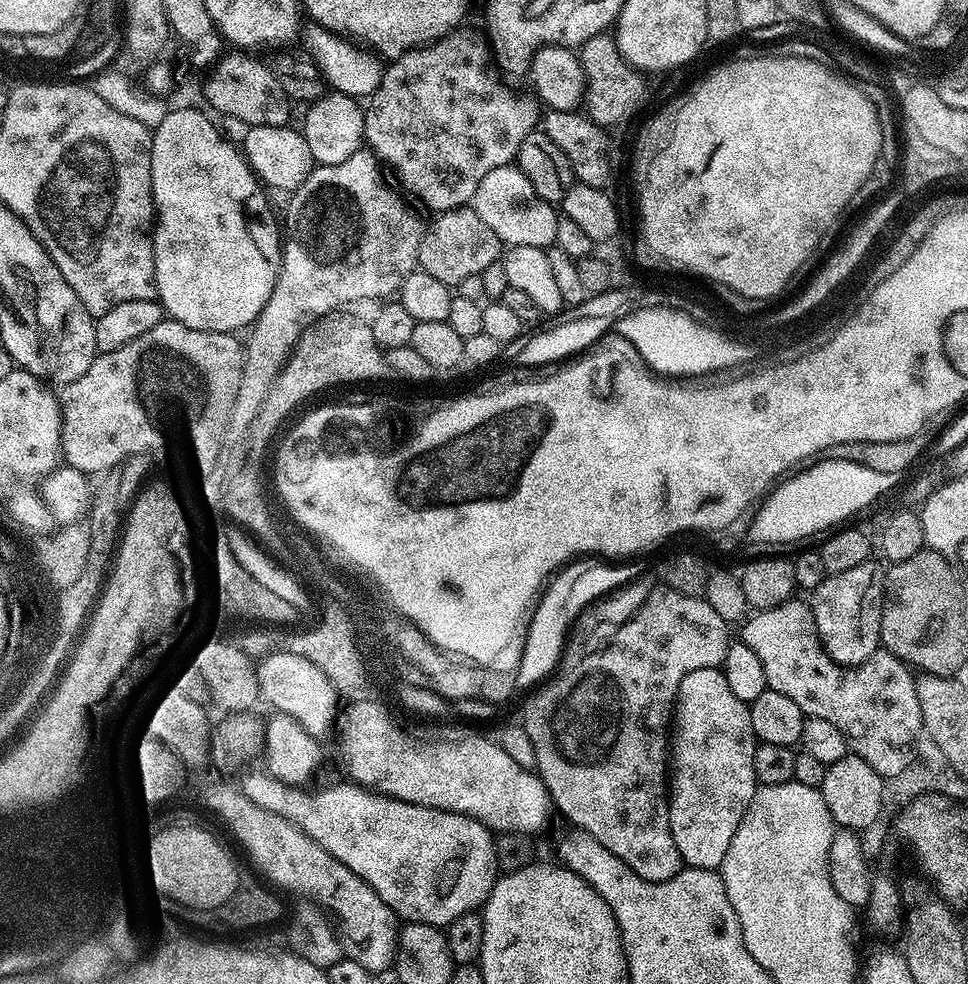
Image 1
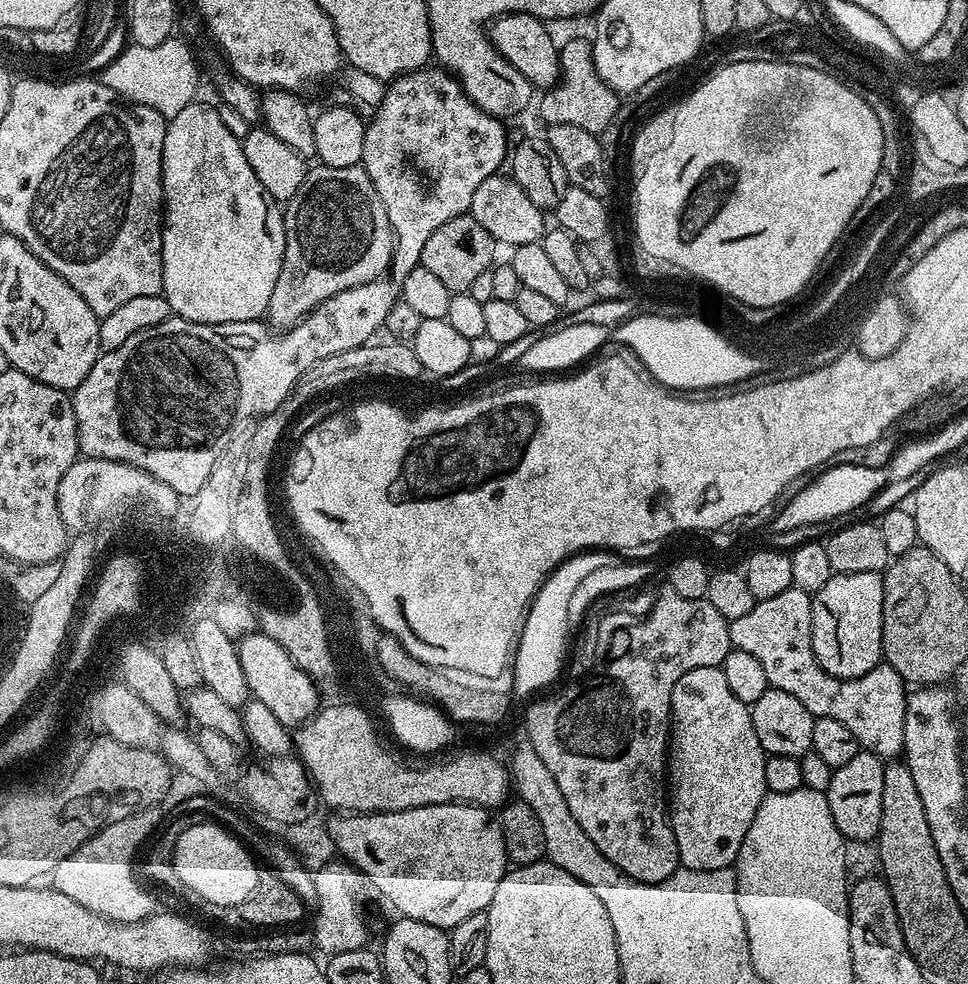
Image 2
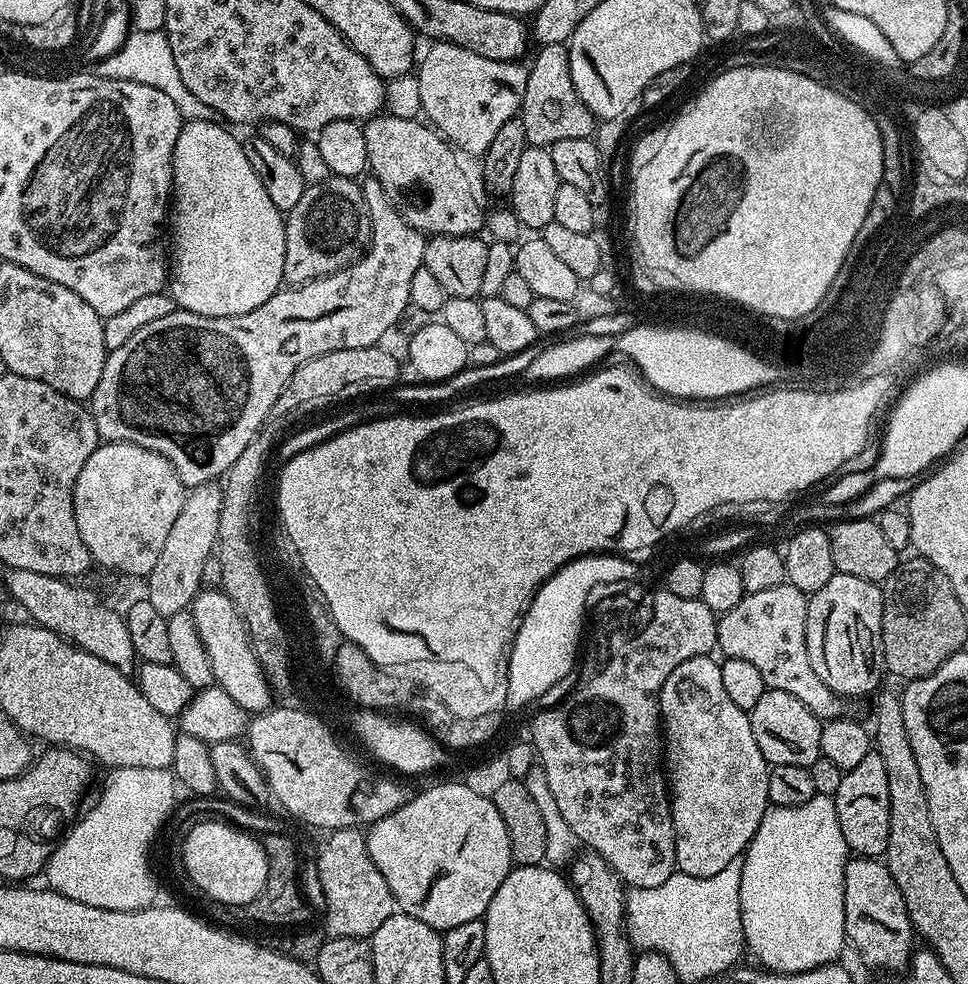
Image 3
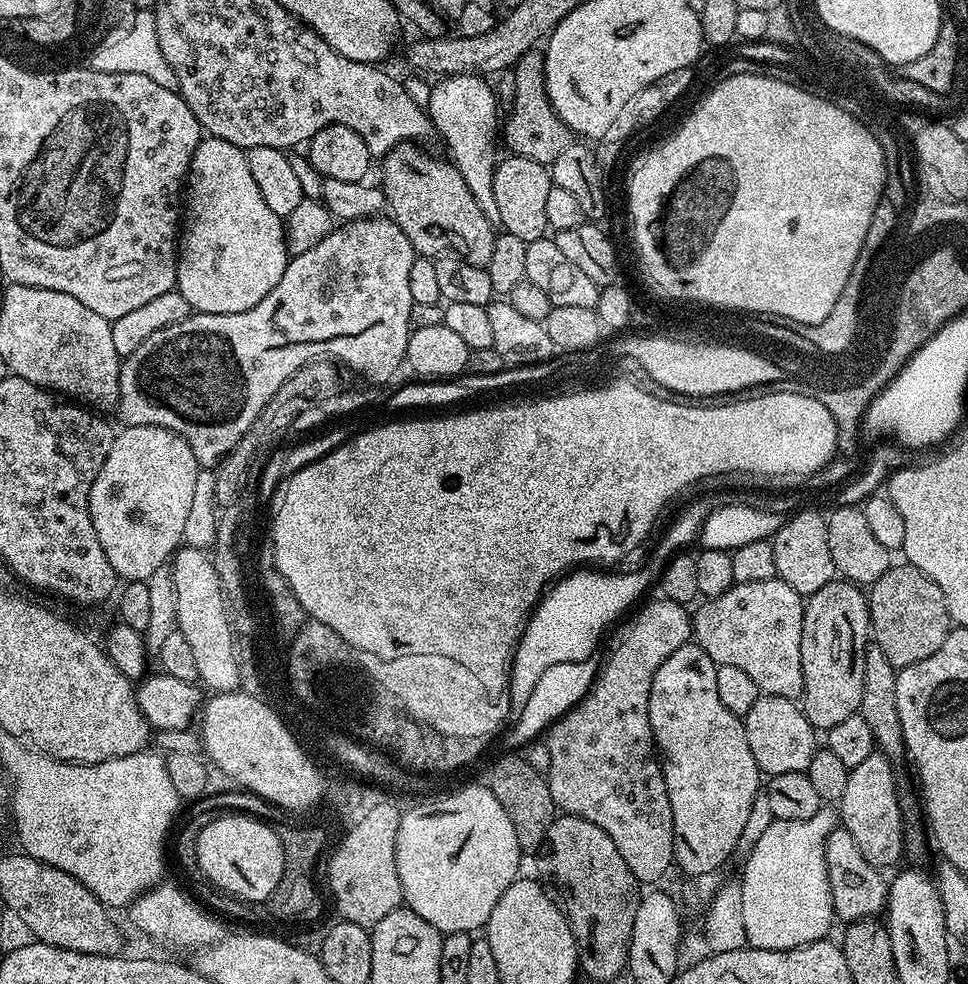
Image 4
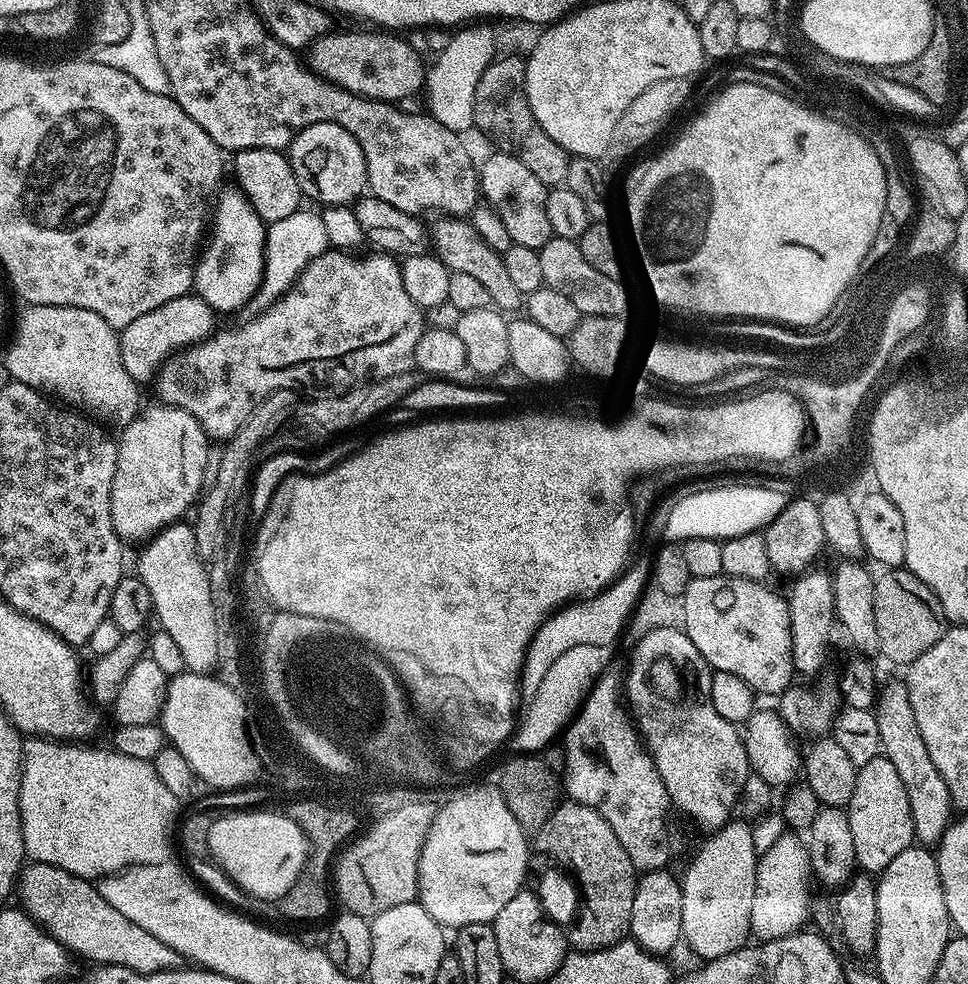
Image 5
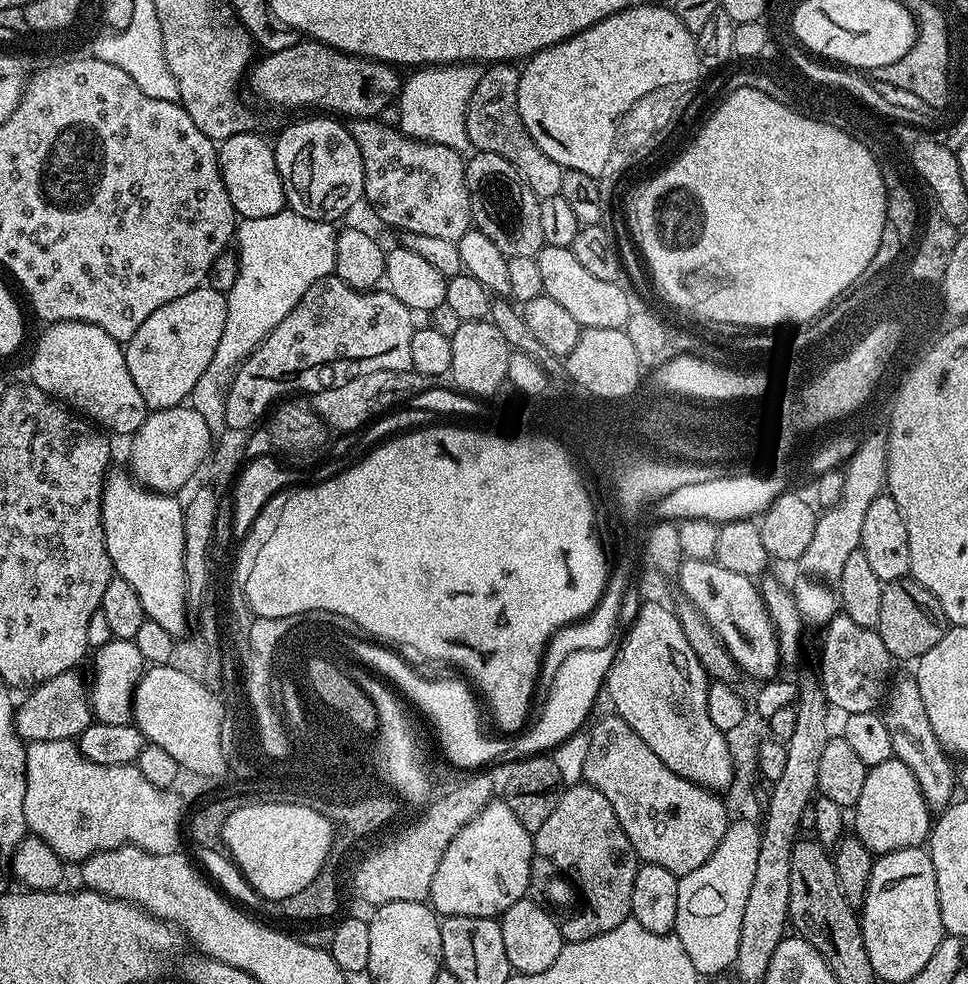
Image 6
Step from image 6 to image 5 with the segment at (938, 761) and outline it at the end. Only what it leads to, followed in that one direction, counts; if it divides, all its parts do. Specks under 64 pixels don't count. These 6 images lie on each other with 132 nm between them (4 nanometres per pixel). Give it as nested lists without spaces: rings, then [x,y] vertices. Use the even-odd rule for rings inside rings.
[[[890,680],[877,691],[873,712],[878,725],[882,754],[894,765],[898,778],[905,787],[909,799],[910,816],[914,823],[915,841],[921,847],[934,848],[940,843],[948,825],[952,821],[952,803],[946,782],[938,773],[938,768],[927,753],[926,744],[918,731],[918,724],[911,709],[907,683],[903,680]]]

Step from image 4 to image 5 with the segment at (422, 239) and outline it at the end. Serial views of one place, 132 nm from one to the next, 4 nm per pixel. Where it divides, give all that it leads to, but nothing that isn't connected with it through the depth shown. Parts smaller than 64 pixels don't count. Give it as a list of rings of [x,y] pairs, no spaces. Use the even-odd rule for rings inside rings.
[[[440,218],[436,225],[430,228],[430,248],[434,255],[448,267],[449,272],[458,274],[470,274],[477,282],[486,286],[486,294],[489,301],[497,309],[504,308],[519,309],[522,304],[522,294],[510,282],[510,276],[506,274],[503,257],[501,253],[495,252],[487,242],[482,239],[472,227],[471,223],[464,218]]]

